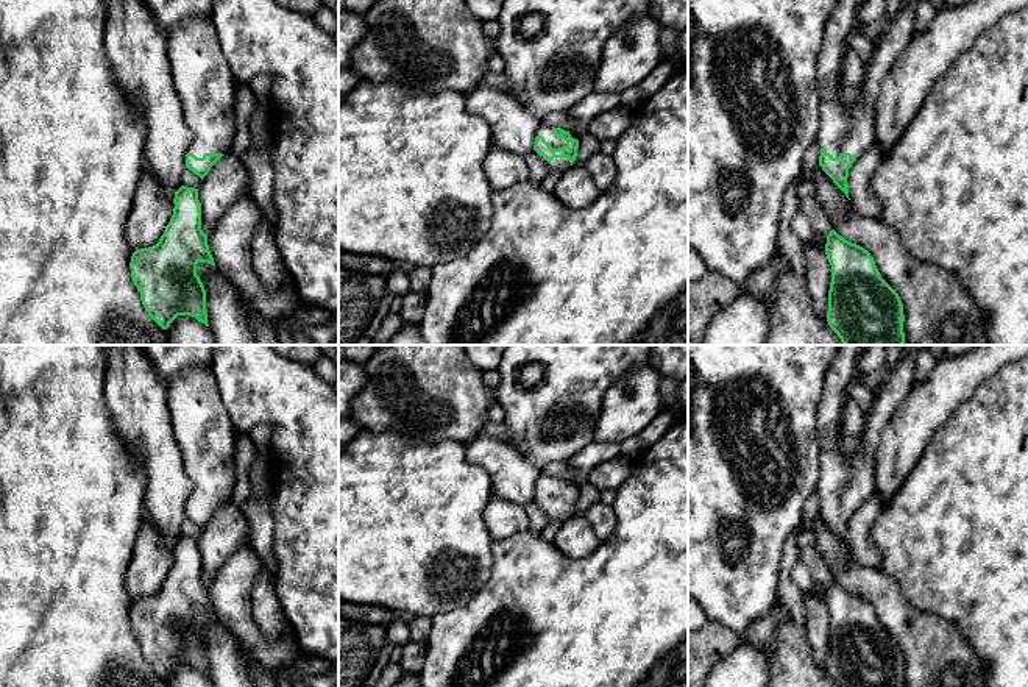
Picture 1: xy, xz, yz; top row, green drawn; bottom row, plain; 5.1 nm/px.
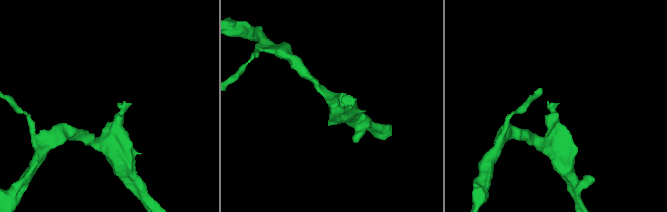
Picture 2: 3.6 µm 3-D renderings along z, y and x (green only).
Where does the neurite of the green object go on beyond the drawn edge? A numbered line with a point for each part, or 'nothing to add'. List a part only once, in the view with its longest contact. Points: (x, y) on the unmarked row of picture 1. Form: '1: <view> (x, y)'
1: xz (543, 480)

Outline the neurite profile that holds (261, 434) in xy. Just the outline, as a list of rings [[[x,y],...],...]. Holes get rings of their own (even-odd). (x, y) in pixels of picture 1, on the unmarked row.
[[[257,425],[256,428],[248,431],[248,436],[256,447],[262,447],[270,442],[271,432],[273,432],[271,425]]]

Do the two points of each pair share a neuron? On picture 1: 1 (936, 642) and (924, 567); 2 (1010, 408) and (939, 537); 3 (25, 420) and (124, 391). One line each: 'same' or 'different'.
1: different
2: same
3: different

